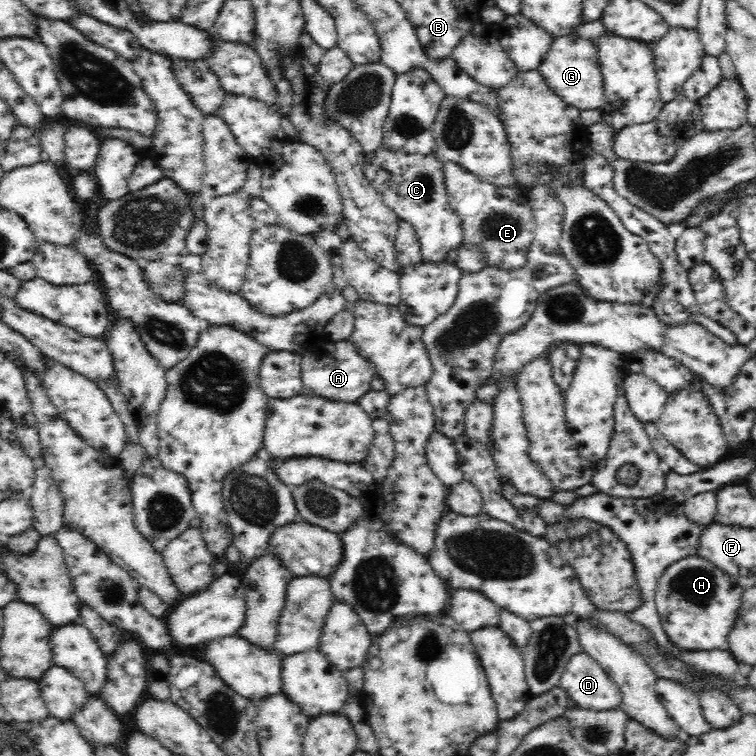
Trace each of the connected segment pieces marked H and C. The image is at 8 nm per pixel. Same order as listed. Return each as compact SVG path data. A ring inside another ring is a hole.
M698 556L668 566L655 593L655 606L668 641L683 652L727 650L727 636L737 622L743 590L723 570Z
M385 145L364 156L365 178L372 188L380 193L384 204L398 215L400 221L413 225L422 245L424 261L440 262L446 259L450 250L459 249L463 240L463 230L460 217L449 203L441 158L435 153L406 154Z

